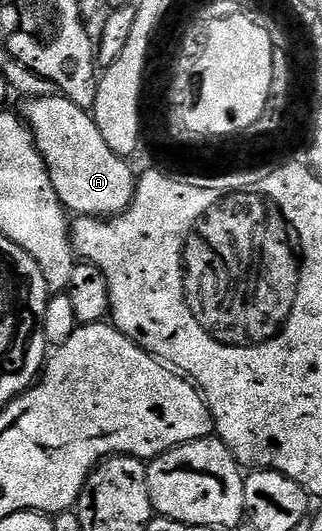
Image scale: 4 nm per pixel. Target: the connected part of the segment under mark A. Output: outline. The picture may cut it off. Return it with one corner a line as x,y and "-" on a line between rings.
53,93
54,95
46,95
43,99
30,99
26,103
26,111
24,110
24,122
29,127
32,134
34,134
34,143
38,146
38,152
42,154
42,160
46,162
46,167
50,170
52,177
52,185
56,189
56,193
60,197
62,206
66,208
67,212
73,213
78,217
113,217
120,214
121,211
126,210
134,199
134,185
136,182
136,171
129,167
127,160
121,155
112,153
112,149
108,149
108,141
104,141
104,137
100,137
100,129
96,125
93,114
87,108
76,105
67,99
61,93

